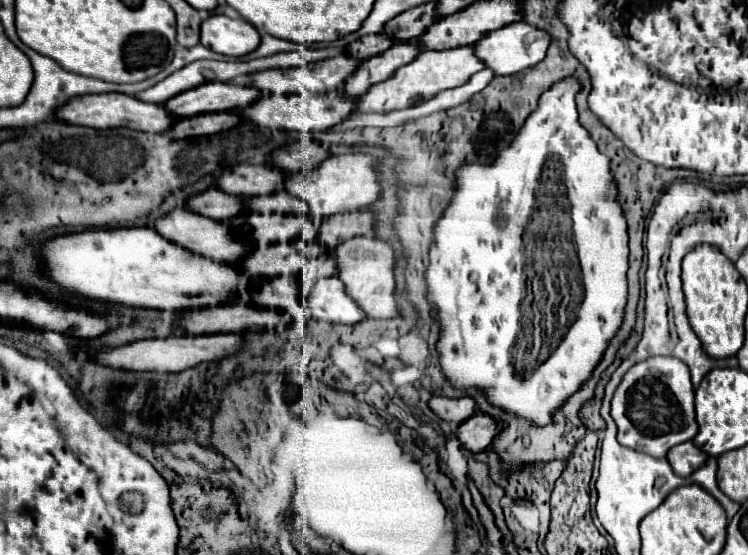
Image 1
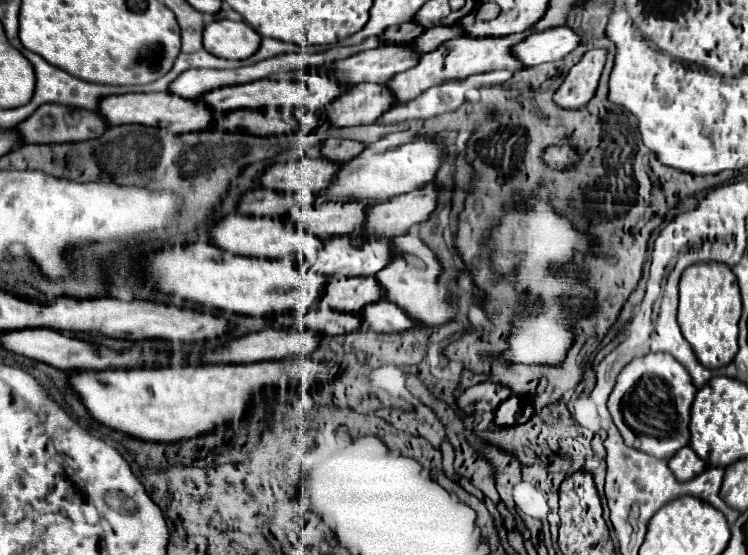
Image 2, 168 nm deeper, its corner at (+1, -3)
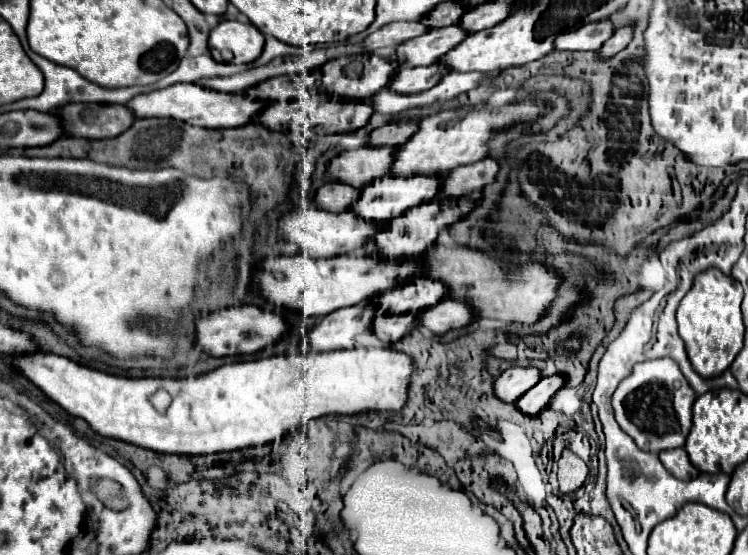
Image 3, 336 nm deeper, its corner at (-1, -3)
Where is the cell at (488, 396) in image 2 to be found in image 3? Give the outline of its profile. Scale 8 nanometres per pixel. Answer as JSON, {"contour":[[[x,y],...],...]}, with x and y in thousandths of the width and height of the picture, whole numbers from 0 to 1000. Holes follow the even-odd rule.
{"contour":[[[679,663],[671,670],[660,692],[660,706],[674,724],[690,724],[693,714],[706,706],[719,685],[725,670],[719,663]]]}

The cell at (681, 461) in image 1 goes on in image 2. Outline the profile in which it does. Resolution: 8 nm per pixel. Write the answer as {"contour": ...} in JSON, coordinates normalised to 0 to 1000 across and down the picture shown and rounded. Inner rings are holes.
{"contour":[[[922,804],[912,807],[898,829],[893,829],[893,840],[906,865],[925,865],[928,858],[944,847],[944,832],[936,829]]]}

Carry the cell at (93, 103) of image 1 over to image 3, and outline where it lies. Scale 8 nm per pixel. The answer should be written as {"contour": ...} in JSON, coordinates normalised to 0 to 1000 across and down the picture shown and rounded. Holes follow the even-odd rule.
{"contour":[[[233,151],[219,162],[206,162],[201,169],[187,169],[176,177],[171,187],[184,213],[235,213],[259,227],[273,231],[316,231],[337,220],[337,213],[350,202],[356,187],[340,187],[340,180],[329,180],[324,169],[299,169],[273,159],[267,151]]]}

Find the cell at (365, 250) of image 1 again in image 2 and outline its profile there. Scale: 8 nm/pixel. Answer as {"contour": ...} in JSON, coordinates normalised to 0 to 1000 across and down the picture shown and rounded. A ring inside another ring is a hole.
{"contour":[[[551,407],[543,422],[524,429],[524,440],[529,440],[529,468],[524,468],[524,476],[519,476],[513,490],[503,494],[503,505],[508,505],[508,519],[513,519],[513,541],[529,548],[532,555],[540,555],[540,562],[570,587],[588,586],[602,578],[602,573],[607,569],[602,533],[596,530],[594,519],[583,512],[588,479],[580,458],[575,454],[575,447],[559,429],[559,407]],[[553,461],[559,461],[559,468]],[[556,537],[561,541],[556,544]]]}

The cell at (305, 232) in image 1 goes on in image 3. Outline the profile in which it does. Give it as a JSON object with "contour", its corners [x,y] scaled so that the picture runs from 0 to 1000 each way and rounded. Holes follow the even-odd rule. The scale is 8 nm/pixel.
{"contour":[[[516,317],[511,324],[500,324],[495,335],[484,339],[481,357],[473,364],[473,371],[468,375],[471,382],[476,382],[479,389],[489,393],[489,396],[524,396],[537,389],[543,378],[575,364],[580,360],[588,346],[591,346],[591,324],[594,317]]]}

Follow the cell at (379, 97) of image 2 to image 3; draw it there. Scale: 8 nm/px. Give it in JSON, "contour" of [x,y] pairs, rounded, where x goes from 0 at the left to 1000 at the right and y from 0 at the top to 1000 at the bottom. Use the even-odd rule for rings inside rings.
{"contour":[[[586,112],[575,119],[559,119],[559,123],[537,119],[521,144],[519,159],[532,169],[559,169],[583,155],[586,144],[591,144],[591,137],[596,133],[599,133],[596,123],[591,123],[591,115]]]}

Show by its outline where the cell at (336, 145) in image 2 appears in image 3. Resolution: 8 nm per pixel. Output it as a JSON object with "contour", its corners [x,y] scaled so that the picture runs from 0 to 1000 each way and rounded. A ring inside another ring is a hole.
{"contour":[[[532,216],[532,220],[521,220],[511,231],[503,231],[500,238],[495,238],[495,259],[505,259],[505,263],[535,263],[540,259],[540,252],[548,252],[548,245],[559,234],[559,216]]]}

